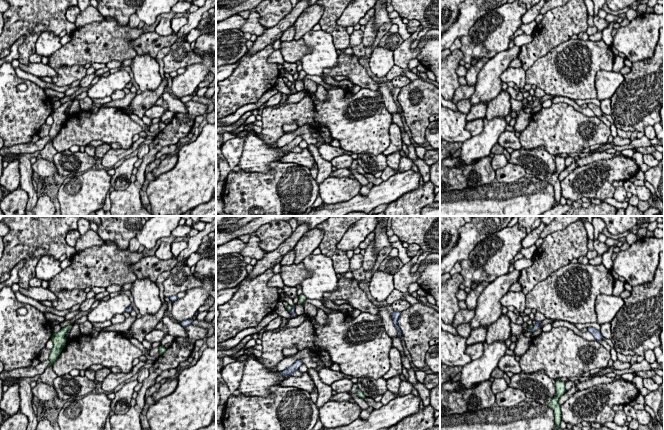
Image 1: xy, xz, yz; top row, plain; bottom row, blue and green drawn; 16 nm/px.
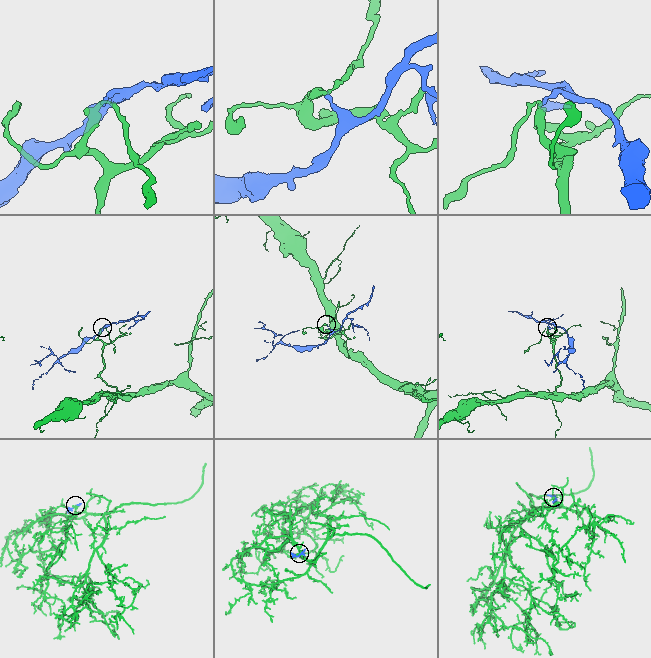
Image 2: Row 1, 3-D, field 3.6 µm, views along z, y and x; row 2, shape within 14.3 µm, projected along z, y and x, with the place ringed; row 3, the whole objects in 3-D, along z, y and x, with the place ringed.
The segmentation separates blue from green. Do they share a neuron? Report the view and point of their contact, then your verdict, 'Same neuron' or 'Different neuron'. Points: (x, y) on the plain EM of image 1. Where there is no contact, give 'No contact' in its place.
Touches blue at xz (291, 85). Different neuron

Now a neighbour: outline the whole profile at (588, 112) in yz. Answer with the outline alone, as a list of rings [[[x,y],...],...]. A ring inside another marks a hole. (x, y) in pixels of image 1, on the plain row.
[[[556,96],[552,99],[552,103],[566,103],[568,105],[571,105],[575,110],[582,113],[583,115],[587,117],[594,117],[595,113],[590,108],[582,108],[579,106],[575,101],[573,101],[570,98],[564,97],[564,96]]]

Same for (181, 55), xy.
[[[185,40],[171,45],[163,62],[164,73],[170,73],[191,64],[200,63],[201,57],[192,50],[190,43]]]

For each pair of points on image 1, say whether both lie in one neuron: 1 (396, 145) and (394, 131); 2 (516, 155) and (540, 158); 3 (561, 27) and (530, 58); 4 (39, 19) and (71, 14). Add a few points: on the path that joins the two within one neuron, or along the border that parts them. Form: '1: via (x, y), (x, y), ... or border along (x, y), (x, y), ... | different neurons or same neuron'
1: via (396, 142), (395, 134) | same neuron
2: via (522, 157), (534, 158) | same neuron
3: via (553, 33), (536, 50) | same neuron
4: border along (66, 10), (65, 17), (74, 23) | different neurons

